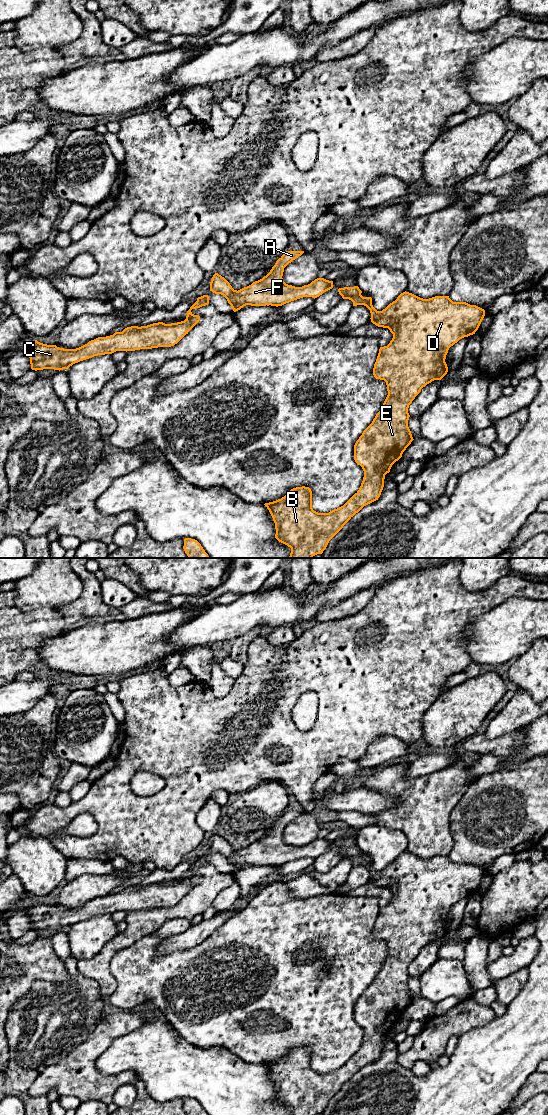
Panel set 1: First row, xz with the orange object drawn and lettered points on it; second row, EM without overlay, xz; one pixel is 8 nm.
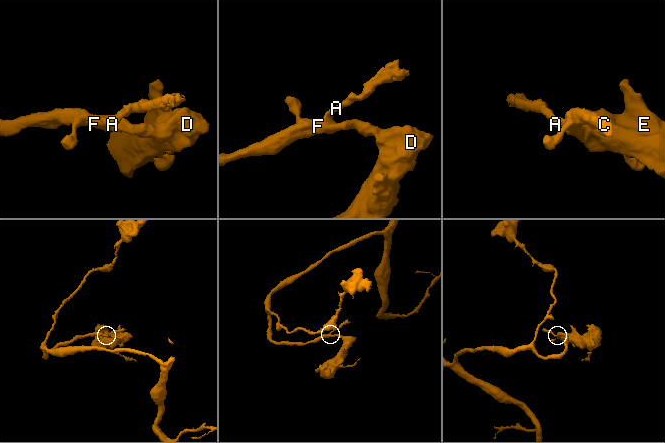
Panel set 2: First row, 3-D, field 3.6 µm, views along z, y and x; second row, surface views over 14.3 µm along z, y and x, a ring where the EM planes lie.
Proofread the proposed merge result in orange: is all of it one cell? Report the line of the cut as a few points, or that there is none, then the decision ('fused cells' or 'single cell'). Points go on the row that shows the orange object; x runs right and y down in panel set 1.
no cut | single cell

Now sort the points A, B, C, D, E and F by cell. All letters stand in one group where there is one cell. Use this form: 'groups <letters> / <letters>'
groups A B C D E F

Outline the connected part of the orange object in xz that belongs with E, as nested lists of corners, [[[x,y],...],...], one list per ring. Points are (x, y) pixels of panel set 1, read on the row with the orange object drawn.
[[[358,286],[339,288],[338,292],[343,299],[351,300],[353,306],[366,306],[371,313],[371,322],[378,327],[388,328],[393,334],[390,343],[387,346],[380,347],[373,368],[374,377],[386,382],[388,395],[372,423],[363,431],[354,445],[354,460],[362,467],[364,477],[359,490],[343,506],[329,513],[314,511],[312,508],[312,491],[305,486],[293,488],[281,499],[264,504],[275,523],[275,538],[291,548],[289,558],[312,558],[317,554],[322,554],[329,541],[356,513],[364,506],[378,500],[384,487],[385,475],[390,472],[392,465],[402,457],[403,452],[414,440],[408,427],[409,405],[423,387],[434,380],[441,380],[447,374],[448,367],[445,359],[449,348],[460,339],[475,334],[485,316],[484,309],[466,302],[453,302],[449,296],[423,299],[405,291],[385,309],[377,311],[372,305],[372,298],[363,297]]]

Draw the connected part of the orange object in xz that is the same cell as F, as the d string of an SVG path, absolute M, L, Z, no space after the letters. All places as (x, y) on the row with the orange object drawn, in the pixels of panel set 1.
M286 251L266 276L238 291L224 277L215 273L210 282L210 291L223 295L234 312L246 305L278 307L303 297L315 299L332 289L333 281L317 278L308 285L295 287L286 284L282 278L284 268L303 253L304 251Z

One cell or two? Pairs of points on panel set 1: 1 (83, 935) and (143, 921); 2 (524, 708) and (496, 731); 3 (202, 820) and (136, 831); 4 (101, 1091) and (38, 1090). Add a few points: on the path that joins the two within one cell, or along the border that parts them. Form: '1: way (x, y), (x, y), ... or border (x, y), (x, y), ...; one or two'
1: border (119, 932), (101, 949); two
2: way (517, 713), (503, 724); one
3: border (207, 800), (196, 816), (196, 824), (204, 832); two
4: way (85, 1083), (54, 1083); one

